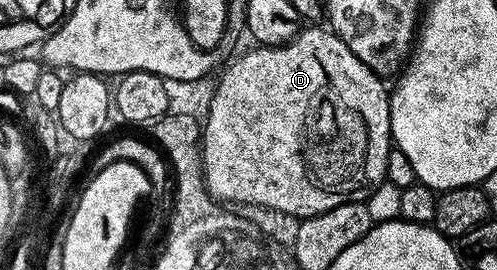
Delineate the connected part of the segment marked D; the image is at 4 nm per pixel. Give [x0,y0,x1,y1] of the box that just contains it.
[202,26,393,220]

